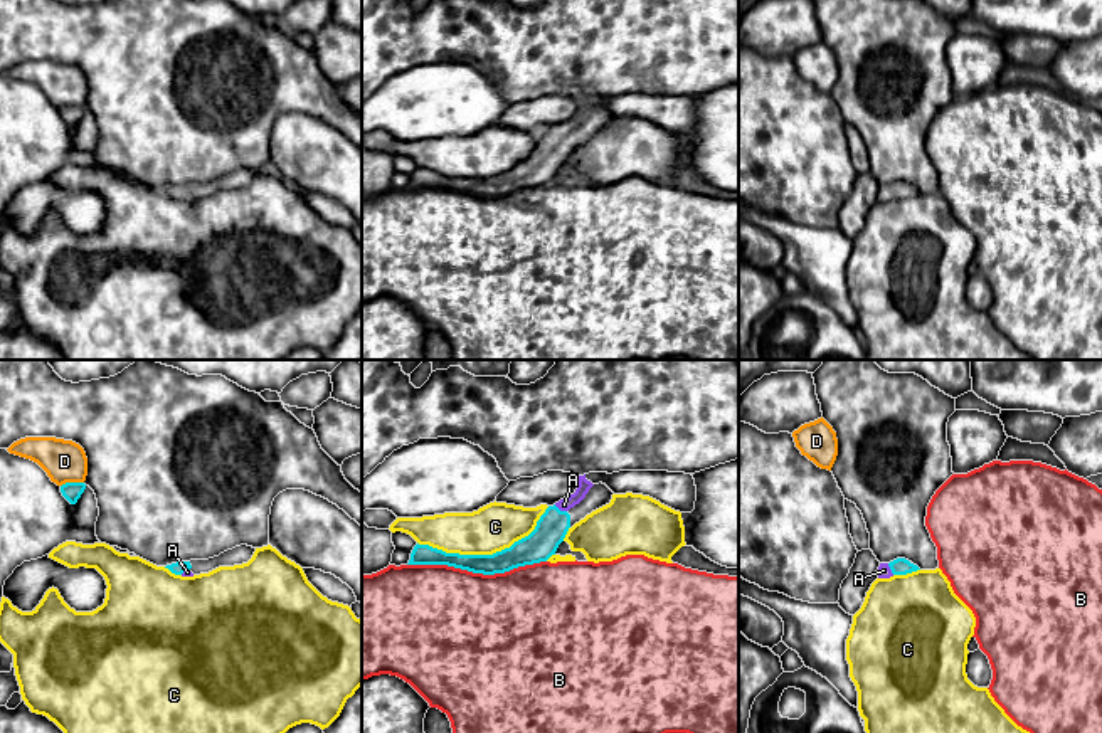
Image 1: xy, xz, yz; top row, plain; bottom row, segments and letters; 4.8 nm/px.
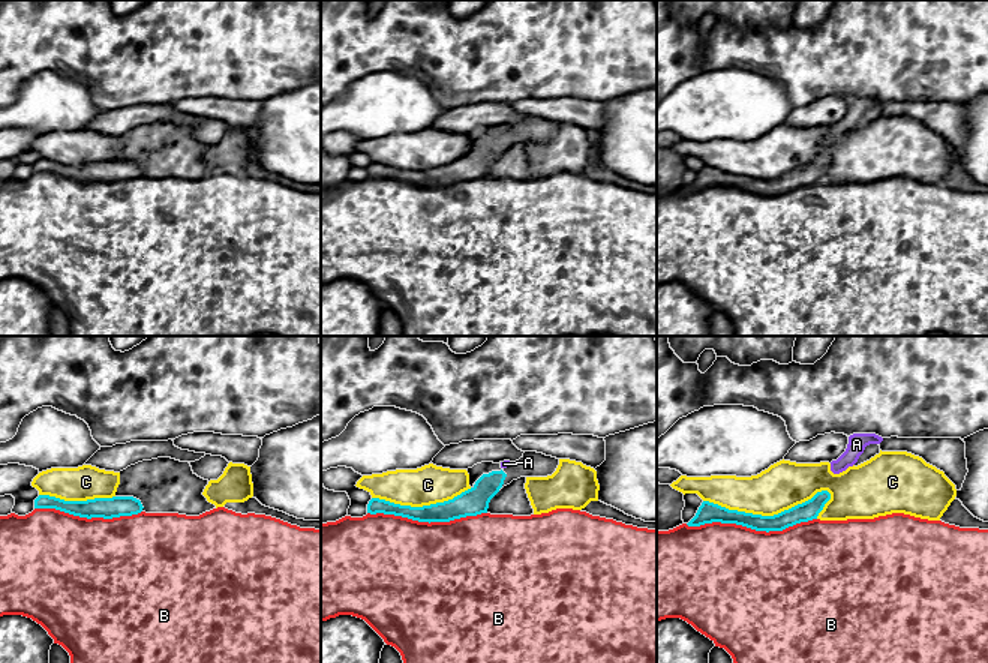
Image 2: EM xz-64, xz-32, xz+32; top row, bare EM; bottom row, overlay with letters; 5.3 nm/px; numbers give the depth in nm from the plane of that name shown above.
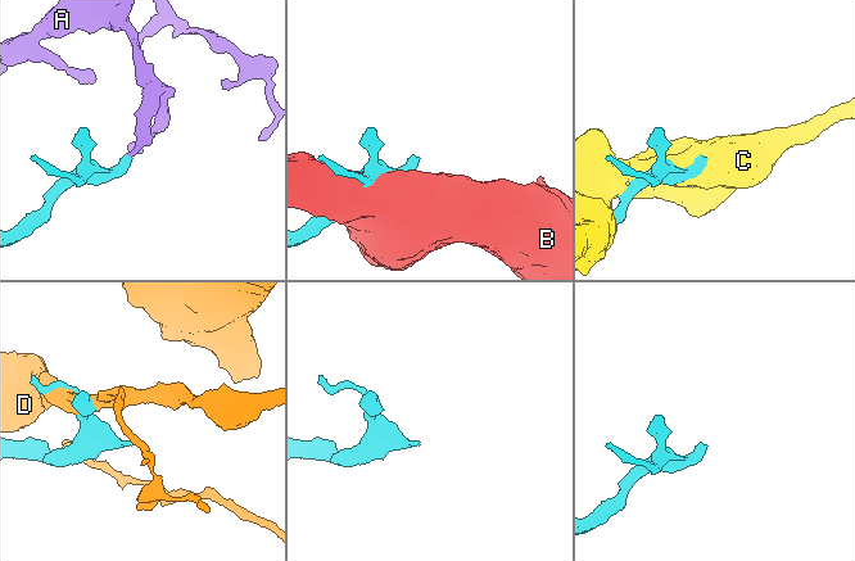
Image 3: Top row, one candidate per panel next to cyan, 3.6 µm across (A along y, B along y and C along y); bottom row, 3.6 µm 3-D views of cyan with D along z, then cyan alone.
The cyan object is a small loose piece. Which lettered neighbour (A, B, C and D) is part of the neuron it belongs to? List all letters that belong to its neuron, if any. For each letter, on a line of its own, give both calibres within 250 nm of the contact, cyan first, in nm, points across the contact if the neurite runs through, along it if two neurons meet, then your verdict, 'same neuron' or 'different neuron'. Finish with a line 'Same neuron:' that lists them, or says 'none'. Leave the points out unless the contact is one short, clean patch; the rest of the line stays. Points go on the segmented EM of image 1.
A: 150 nm thick on the cyan side, 60 nm on the other; runs through xz (552, 527), (559, 510), (564, 505); same neuron
B: 130 nm thick on the cyan side, 500 nm on the other; different neuron
C: 150 nm thick on the cyan side, 220 nm on the other; different neuron
D: 90 nm thick on the cyan side, 200 nm on the other; different neuron
Same neuron: A

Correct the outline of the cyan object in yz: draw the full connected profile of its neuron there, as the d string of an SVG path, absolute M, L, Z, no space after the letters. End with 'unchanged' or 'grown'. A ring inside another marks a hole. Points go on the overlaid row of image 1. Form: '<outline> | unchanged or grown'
M897 558L890 563L880 563L877 575L878 575L878 578L890 578L893 575L907 575L907 573L912 573L917 570L920 570L920 568L917 565L910 563L909 560Z | grown

